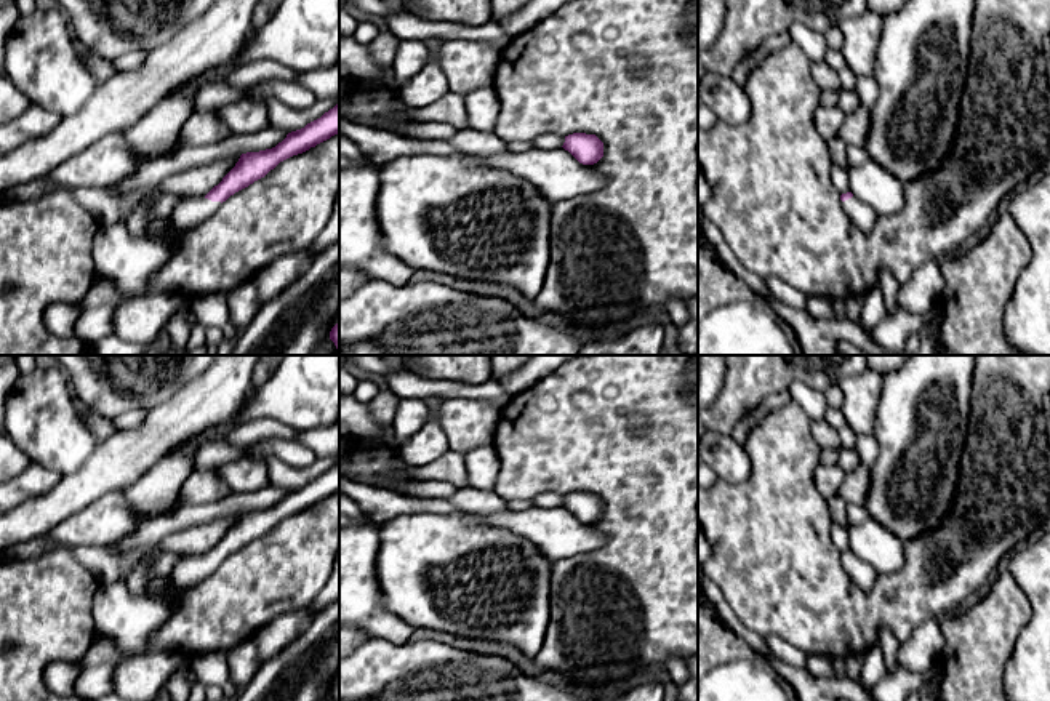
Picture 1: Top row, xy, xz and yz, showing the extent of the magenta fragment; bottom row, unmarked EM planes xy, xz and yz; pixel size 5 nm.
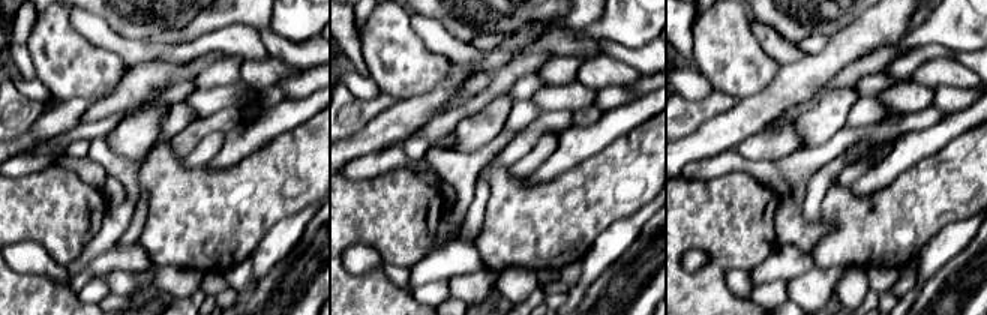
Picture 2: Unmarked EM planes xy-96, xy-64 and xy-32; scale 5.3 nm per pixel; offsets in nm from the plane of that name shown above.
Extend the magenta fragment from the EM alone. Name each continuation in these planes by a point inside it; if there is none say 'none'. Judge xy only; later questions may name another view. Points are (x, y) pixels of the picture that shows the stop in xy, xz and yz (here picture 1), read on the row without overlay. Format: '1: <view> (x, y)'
1: xy (130, 620)

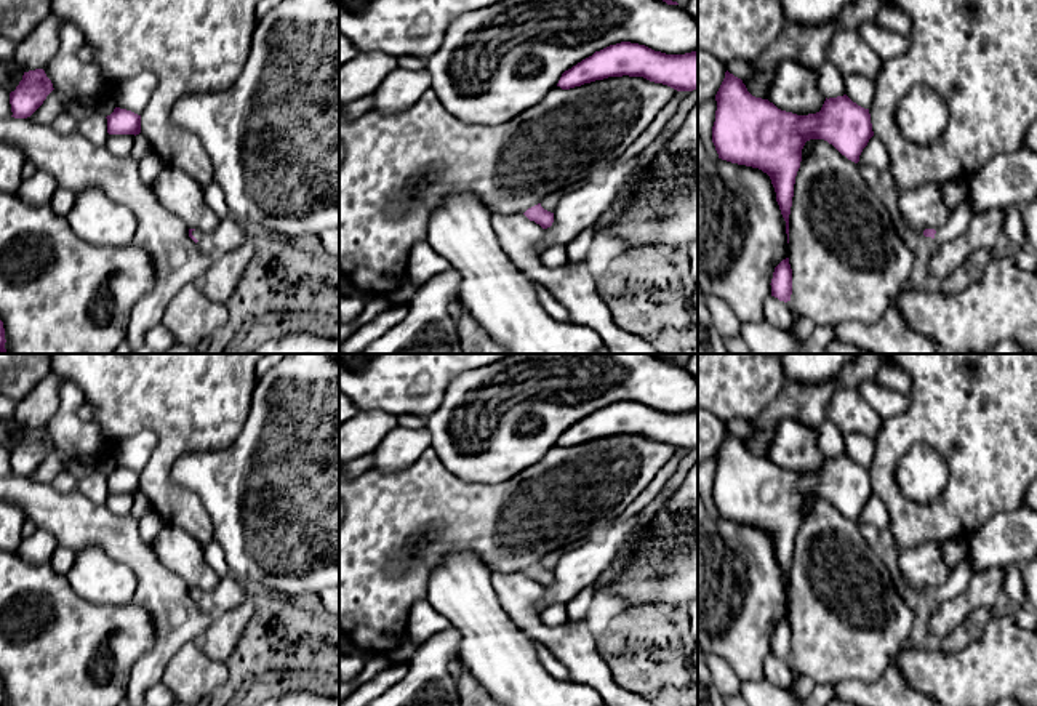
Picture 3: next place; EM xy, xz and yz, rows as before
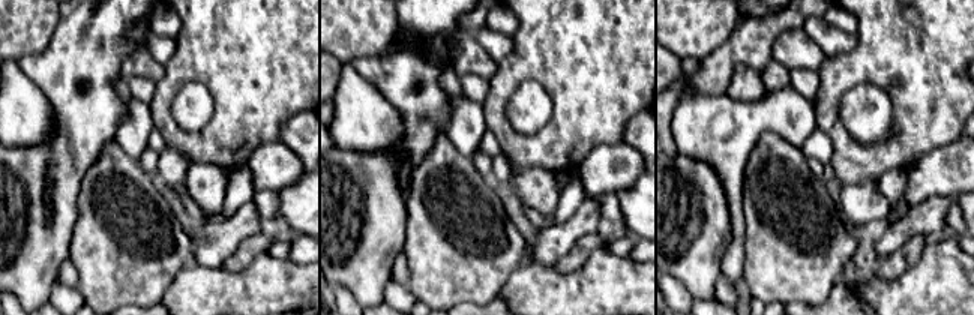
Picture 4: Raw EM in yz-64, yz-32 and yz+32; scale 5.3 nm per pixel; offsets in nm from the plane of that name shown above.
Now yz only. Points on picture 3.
1: yz (960, 575)

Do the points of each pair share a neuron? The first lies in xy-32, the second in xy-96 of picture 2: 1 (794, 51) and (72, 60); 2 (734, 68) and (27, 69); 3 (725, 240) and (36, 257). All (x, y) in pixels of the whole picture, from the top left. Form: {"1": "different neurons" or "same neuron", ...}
{"1": "different neurons", "2": "different neurons", "3": "different neurons"}

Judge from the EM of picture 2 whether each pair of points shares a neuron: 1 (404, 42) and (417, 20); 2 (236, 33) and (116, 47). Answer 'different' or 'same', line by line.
1: different
2: same

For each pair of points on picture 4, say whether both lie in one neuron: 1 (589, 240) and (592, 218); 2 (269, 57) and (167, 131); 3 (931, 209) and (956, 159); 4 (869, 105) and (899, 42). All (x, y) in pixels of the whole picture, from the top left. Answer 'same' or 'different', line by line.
1: different
2: same
3: different
4: different

